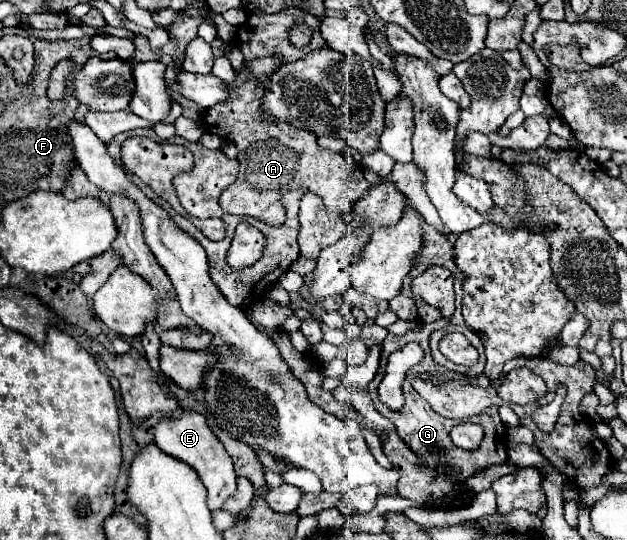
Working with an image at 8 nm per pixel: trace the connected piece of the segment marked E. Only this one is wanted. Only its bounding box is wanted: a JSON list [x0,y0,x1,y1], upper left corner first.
[155,410,237,510]

